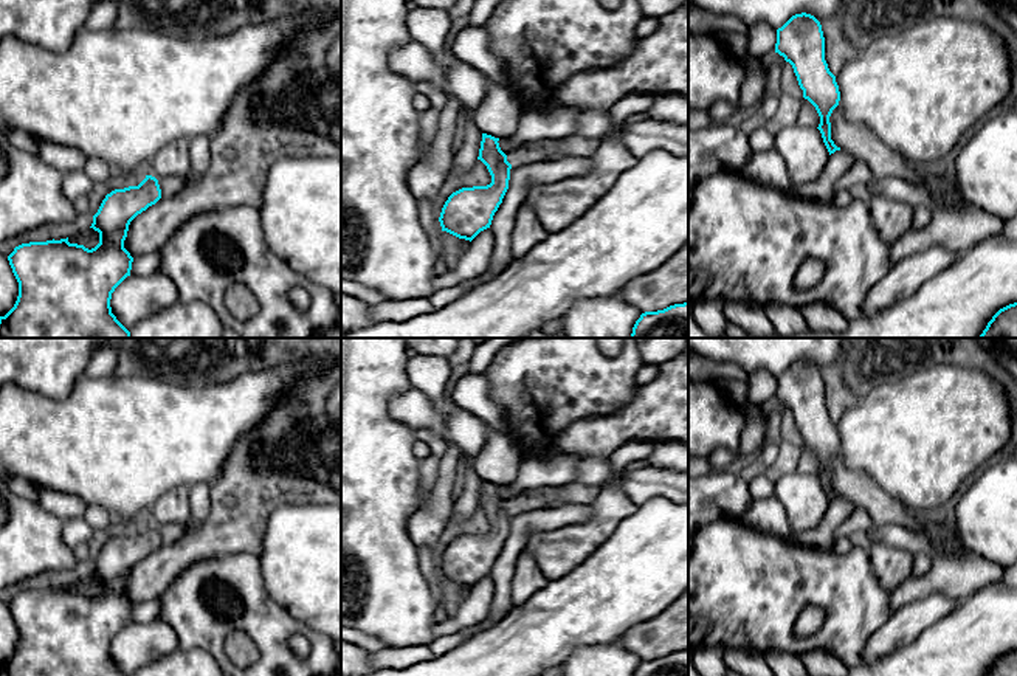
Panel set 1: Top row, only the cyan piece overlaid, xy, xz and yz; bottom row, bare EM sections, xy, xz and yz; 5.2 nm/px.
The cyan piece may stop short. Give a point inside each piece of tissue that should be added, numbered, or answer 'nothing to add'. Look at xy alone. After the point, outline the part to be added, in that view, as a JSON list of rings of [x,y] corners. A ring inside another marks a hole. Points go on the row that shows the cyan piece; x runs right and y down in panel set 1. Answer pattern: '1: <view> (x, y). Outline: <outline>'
nothing to add

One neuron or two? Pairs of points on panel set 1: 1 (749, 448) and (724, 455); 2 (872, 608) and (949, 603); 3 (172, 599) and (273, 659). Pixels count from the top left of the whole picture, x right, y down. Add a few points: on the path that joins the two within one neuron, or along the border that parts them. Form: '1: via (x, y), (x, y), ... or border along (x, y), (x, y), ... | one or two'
1: via (743, 455), (730, 456) | one
2: border along (893, 611), (868, 638) | two
3: via (197, 607), (213, 622), (248, 636) | one

